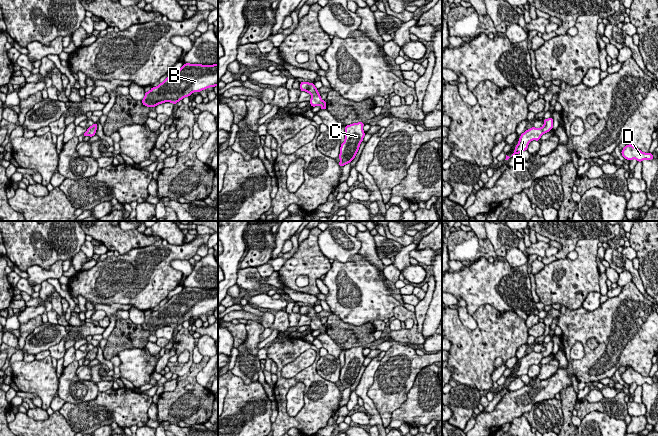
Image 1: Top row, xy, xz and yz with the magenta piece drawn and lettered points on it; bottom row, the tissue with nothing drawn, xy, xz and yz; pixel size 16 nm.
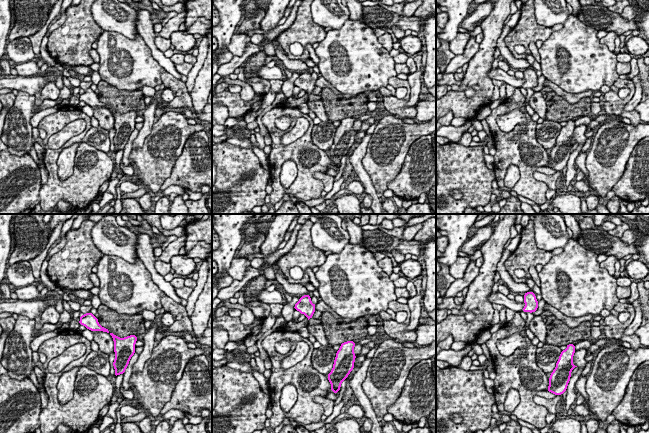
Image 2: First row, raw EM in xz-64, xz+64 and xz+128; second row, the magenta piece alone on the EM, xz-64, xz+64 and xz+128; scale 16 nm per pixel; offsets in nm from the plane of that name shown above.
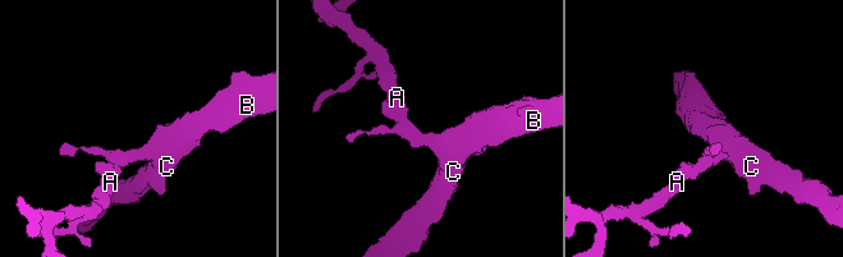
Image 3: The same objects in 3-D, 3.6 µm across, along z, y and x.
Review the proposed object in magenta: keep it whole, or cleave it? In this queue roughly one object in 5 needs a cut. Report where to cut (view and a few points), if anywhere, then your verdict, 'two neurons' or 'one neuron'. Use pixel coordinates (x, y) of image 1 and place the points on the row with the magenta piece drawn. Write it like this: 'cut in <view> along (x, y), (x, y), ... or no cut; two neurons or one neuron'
no cut; one neuron

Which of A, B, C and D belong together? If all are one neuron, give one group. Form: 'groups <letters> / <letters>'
groups A B C D

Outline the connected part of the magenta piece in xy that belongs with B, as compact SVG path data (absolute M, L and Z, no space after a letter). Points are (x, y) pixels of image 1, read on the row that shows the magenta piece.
M186 63L172 72L157 87L145 92L141 101L144 106L156 107L165 102L174 105L193 92L200 92L218 85L218 64L202 65Z

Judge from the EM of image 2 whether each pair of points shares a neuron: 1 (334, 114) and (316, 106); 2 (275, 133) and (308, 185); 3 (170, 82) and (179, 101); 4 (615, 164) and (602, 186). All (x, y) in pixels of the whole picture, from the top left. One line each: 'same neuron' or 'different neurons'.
1: different neurons
2: same neuron
3: same neuron
4: same neuron

